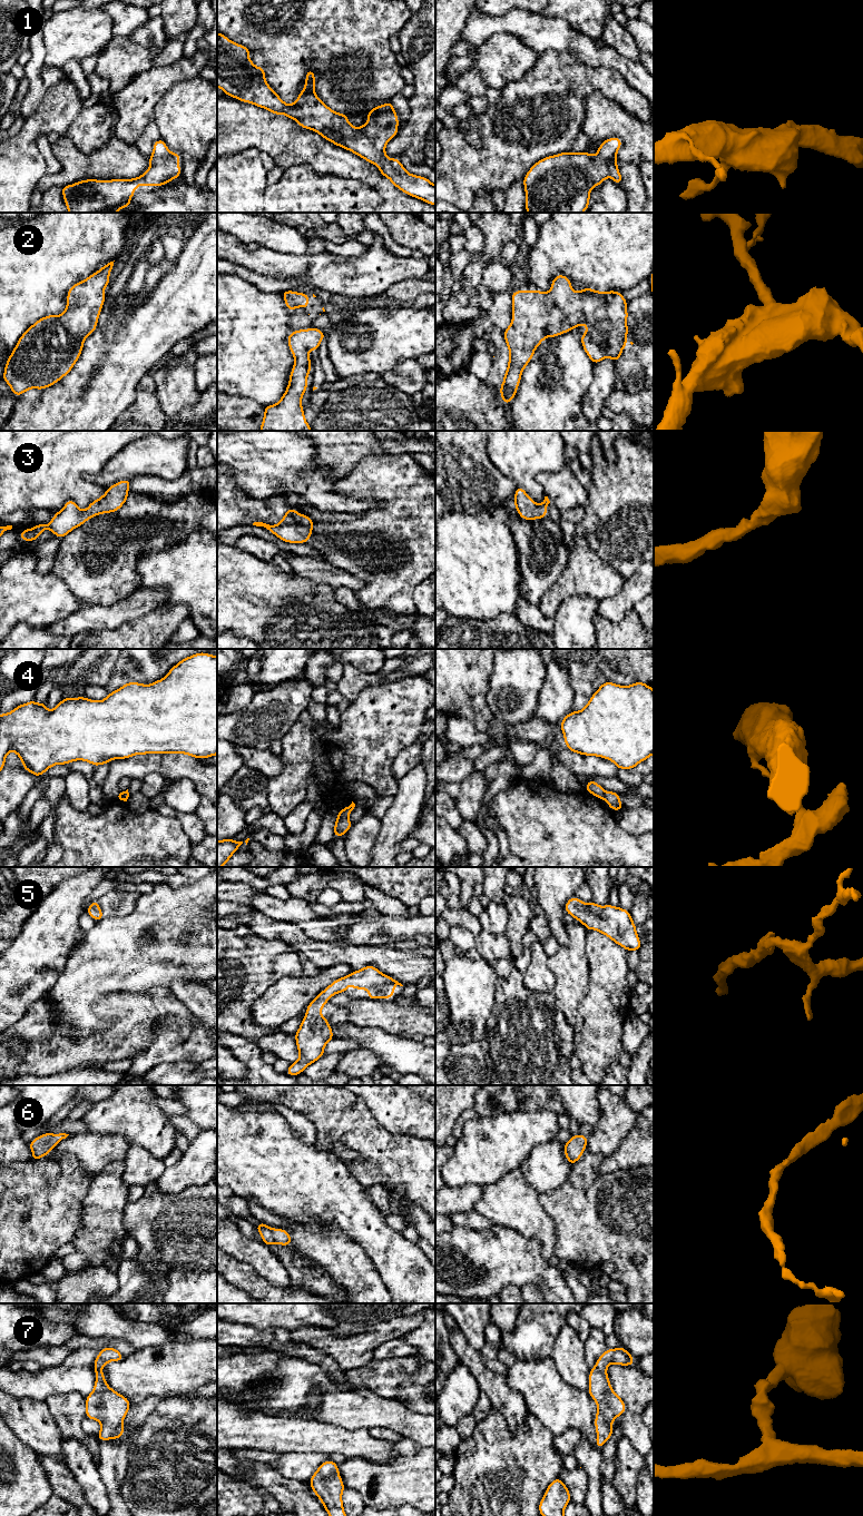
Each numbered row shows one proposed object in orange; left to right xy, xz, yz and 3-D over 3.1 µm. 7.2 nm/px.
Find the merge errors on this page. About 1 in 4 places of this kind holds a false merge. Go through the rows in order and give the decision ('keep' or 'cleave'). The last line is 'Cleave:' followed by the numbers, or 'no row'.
1: keep
2: keep
3: keep
4: cleave
5: keep
6: keep
7: keep
Cleave: 4

